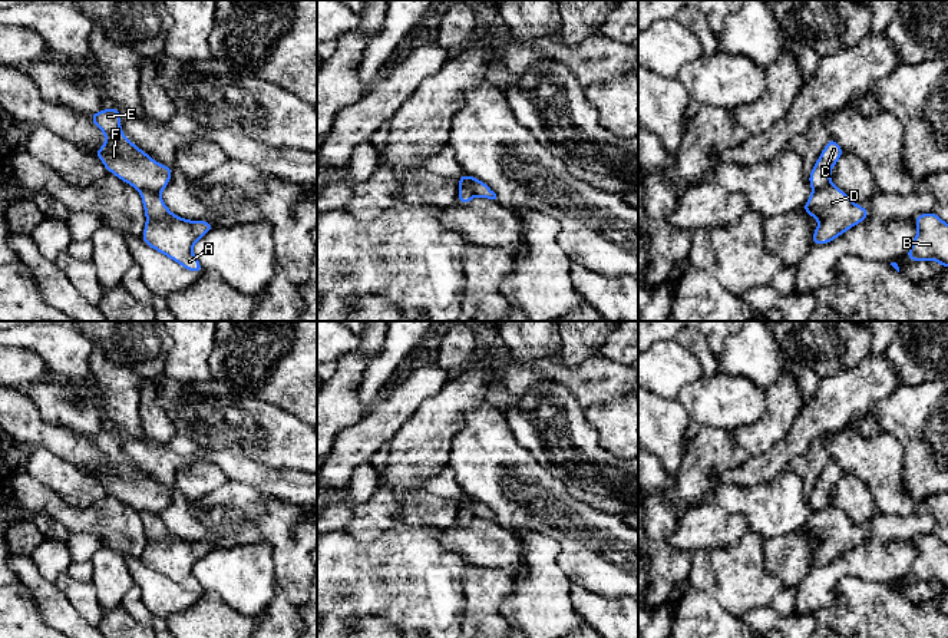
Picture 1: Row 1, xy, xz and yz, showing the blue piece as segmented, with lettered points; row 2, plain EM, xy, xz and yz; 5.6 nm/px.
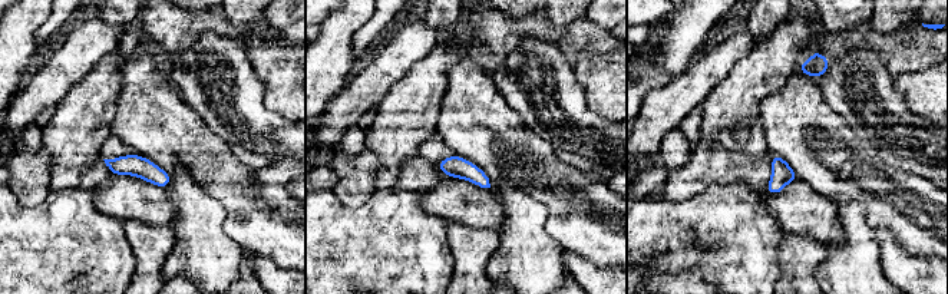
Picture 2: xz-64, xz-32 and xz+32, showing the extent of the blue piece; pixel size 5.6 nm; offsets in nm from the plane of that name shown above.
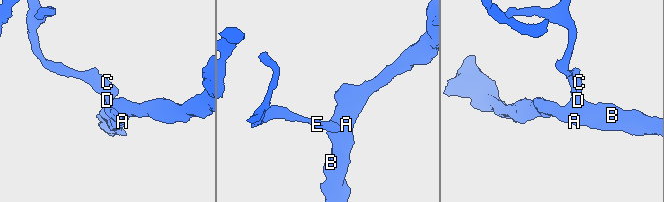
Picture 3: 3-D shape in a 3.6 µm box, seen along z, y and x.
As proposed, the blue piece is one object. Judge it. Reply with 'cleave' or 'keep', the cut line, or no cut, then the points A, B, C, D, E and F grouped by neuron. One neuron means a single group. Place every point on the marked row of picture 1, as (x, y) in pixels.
cleave | xz (461, 184), (466, 181), (475, 194) | A B D / C E F

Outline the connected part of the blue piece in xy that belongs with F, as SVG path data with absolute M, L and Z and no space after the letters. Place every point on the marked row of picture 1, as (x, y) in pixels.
M118 108L102 109L89 115L92 123L99 128L106 142L95 151L108 172L129 184L138 191L149 189L159 194L172 175L172 166L153 161L146 152L132 143L120 129L122 112Z

